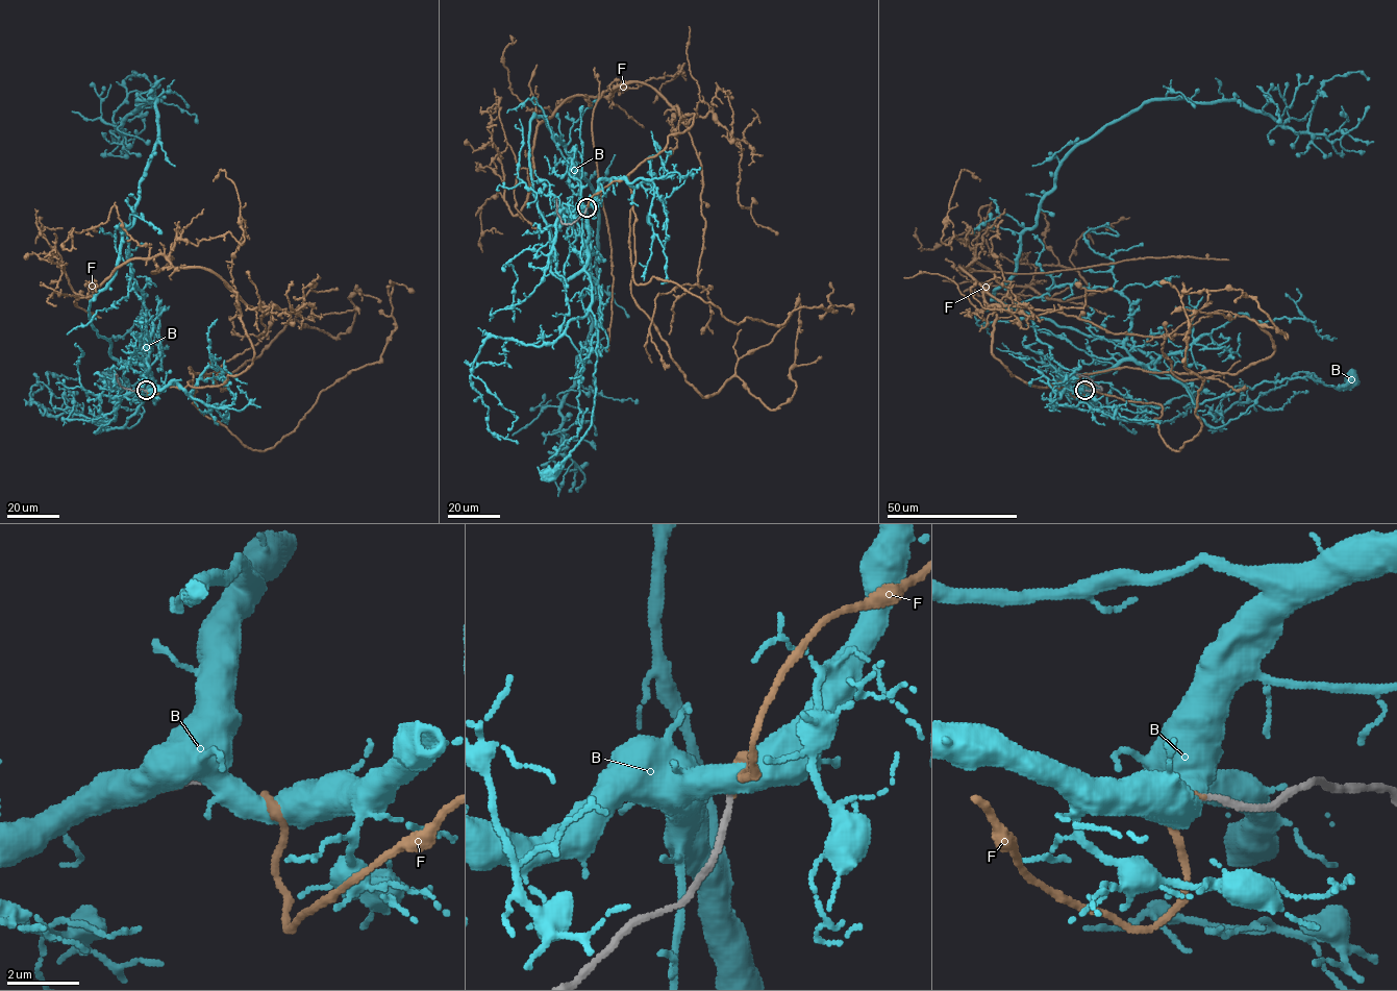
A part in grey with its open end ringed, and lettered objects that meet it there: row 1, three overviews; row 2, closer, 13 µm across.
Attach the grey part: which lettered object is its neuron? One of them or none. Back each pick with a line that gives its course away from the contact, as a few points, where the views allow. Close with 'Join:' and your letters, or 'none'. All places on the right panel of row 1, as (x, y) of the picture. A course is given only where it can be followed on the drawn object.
F: via (1086, 390), (1011, 374), (992, 352), (996, 313), (959, 267), (974, 254), (1048, 298), (1088, 282), (966, 233)
Join: F

